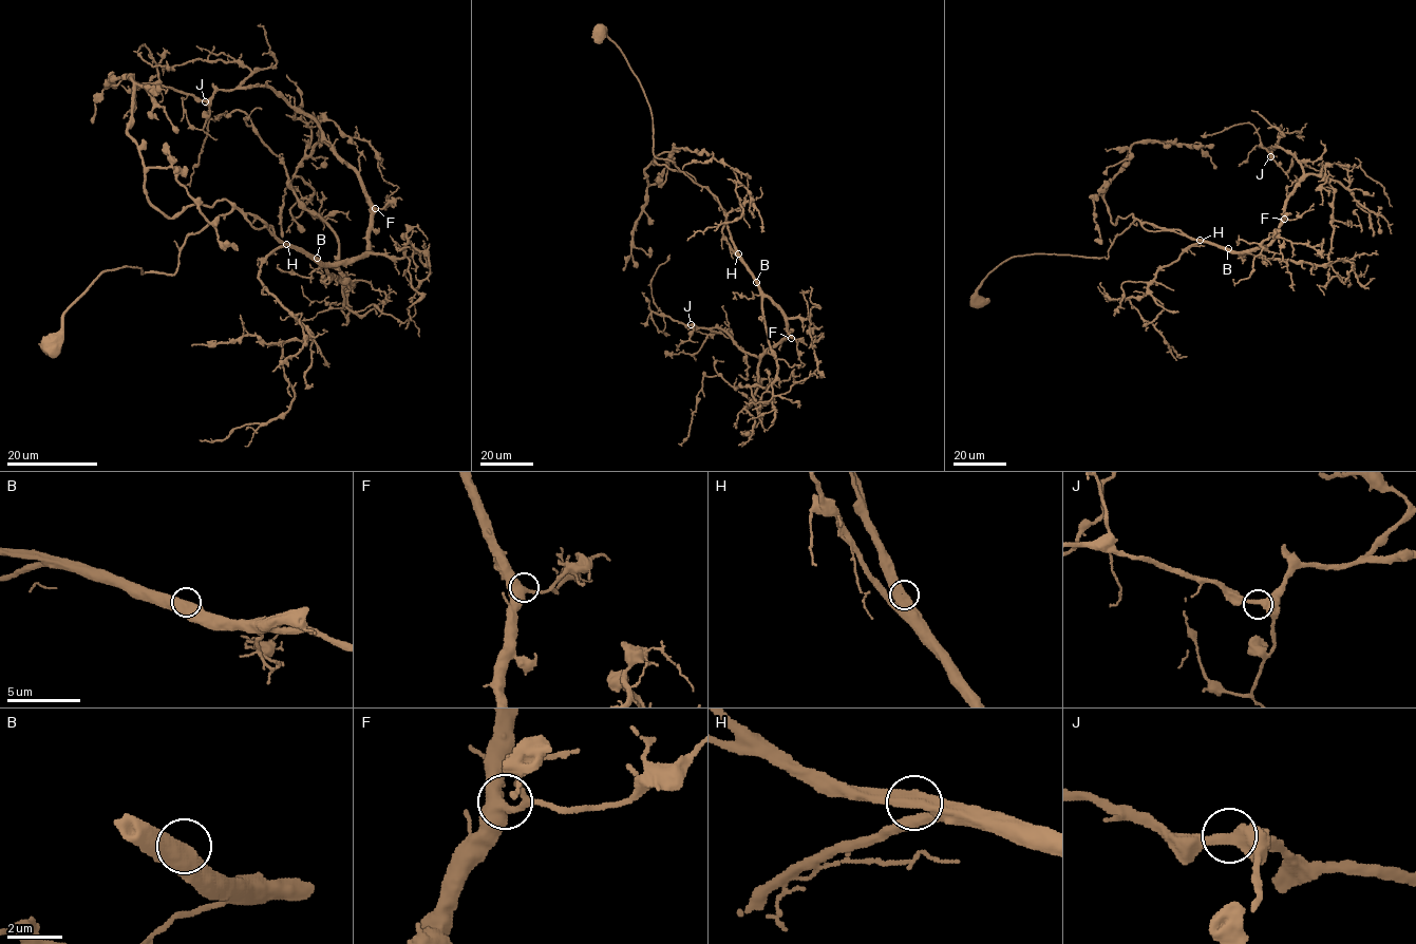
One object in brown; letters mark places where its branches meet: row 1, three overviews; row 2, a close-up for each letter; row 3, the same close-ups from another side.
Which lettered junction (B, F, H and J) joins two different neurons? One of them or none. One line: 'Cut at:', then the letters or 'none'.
Cut at: none

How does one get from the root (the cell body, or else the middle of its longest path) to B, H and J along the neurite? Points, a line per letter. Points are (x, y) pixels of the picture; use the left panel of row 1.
B: (55, 344), (62, 315), (105, 270), (173, 275), (186, 238), (234, 209), (317, 258)
H: (55, 344), (62, 315), (105, 270), (136, 266), (173, 275), (186, 238), (234, 209), (260, 219), (286, 244)
J: (55, 344), (105, 270), (173, 275), (234, 209), (365, 251), (312, 118), (205, 101)

